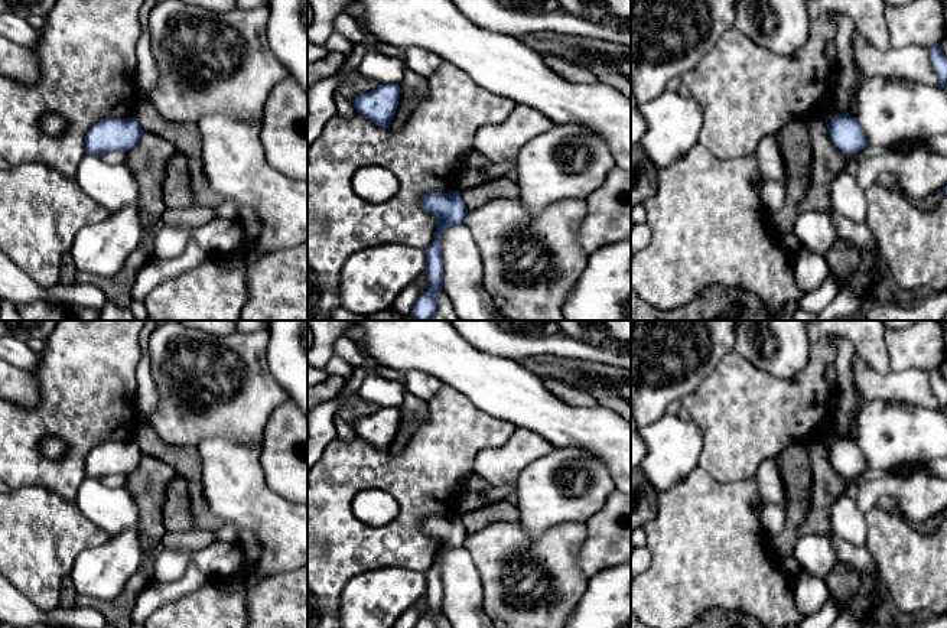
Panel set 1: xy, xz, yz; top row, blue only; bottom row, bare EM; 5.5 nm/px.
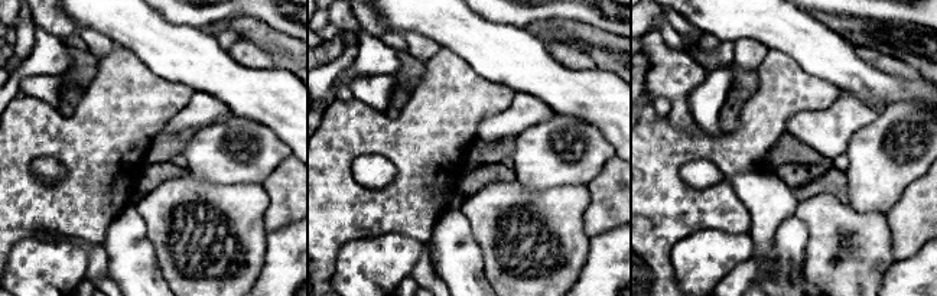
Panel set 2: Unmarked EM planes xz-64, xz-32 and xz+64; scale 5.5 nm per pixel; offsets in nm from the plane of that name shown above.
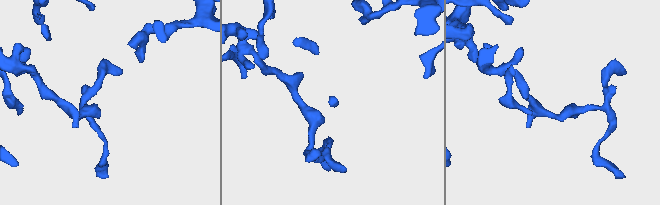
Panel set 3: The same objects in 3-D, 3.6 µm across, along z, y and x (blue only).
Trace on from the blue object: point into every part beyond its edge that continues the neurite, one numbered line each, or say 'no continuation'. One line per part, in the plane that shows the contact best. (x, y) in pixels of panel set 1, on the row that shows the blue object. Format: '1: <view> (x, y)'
no continuation

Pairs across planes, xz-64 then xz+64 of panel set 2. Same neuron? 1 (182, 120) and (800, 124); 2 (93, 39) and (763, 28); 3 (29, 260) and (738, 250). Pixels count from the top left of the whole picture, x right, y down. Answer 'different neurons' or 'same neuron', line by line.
1: same neuron
2: different neurons
3: same neuron

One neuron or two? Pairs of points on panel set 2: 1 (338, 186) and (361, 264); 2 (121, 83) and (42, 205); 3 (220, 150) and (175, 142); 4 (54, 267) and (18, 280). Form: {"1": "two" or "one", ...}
{"1": "two", "2": "one", "3": "two", "4": "one"}

